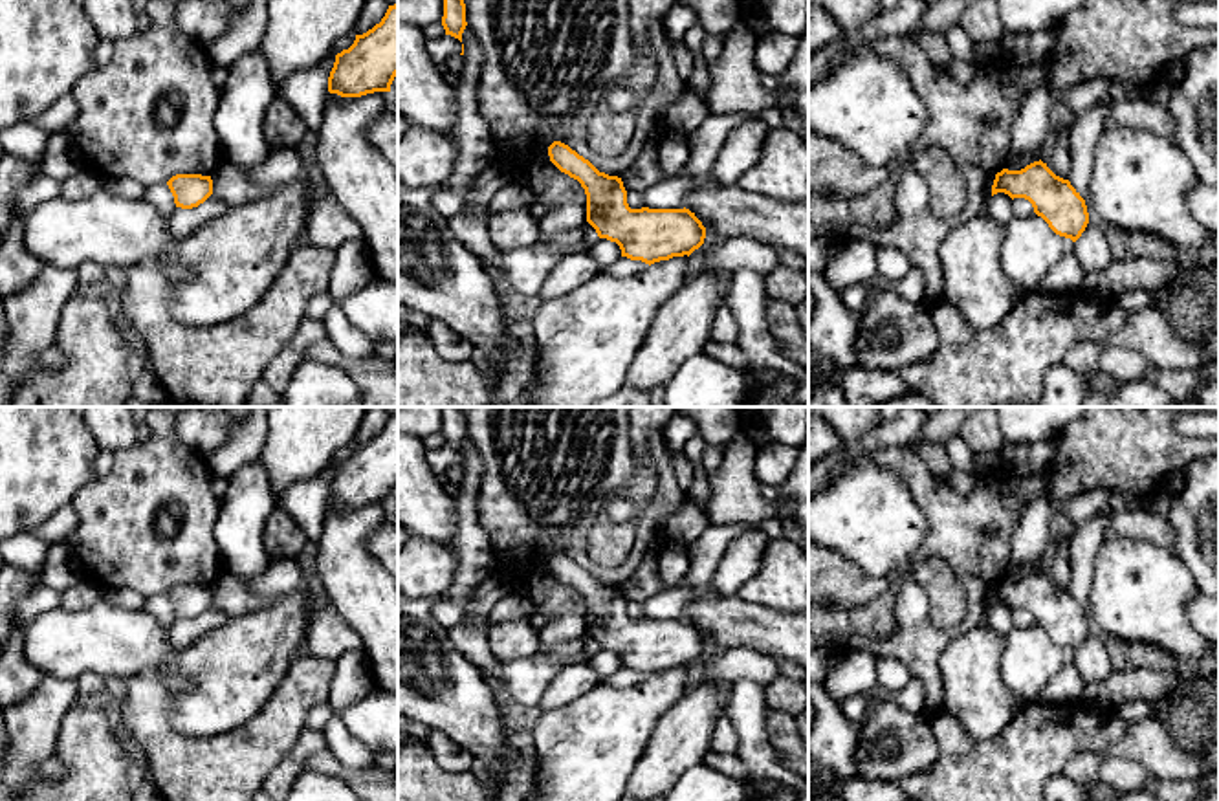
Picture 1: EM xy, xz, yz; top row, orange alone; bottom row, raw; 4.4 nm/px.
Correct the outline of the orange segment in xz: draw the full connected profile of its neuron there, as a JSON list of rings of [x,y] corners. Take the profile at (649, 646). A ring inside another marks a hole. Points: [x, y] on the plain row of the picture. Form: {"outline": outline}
{"outline": [[[554,552],[550,572],[577,590],[587,605],[587,632],[599,649],[616,653],[621,667],[654,675],[691,665],[704,654],[706,638],[689,620],[631,620],[621,588],[599,583],[568,555]]]}

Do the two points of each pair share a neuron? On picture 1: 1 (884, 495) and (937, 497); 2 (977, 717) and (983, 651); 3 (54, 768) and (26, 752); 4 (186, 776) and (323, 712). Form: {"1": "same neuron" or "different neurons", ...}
{"1": "different neurons", "2": "same neuron", "3": "different neurons", "4": "different neurons"}

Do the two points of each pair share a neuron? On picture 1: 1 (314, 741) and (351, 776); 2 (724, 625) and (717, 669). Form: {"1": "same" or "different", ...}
{"1": "different", "2": "different"}

